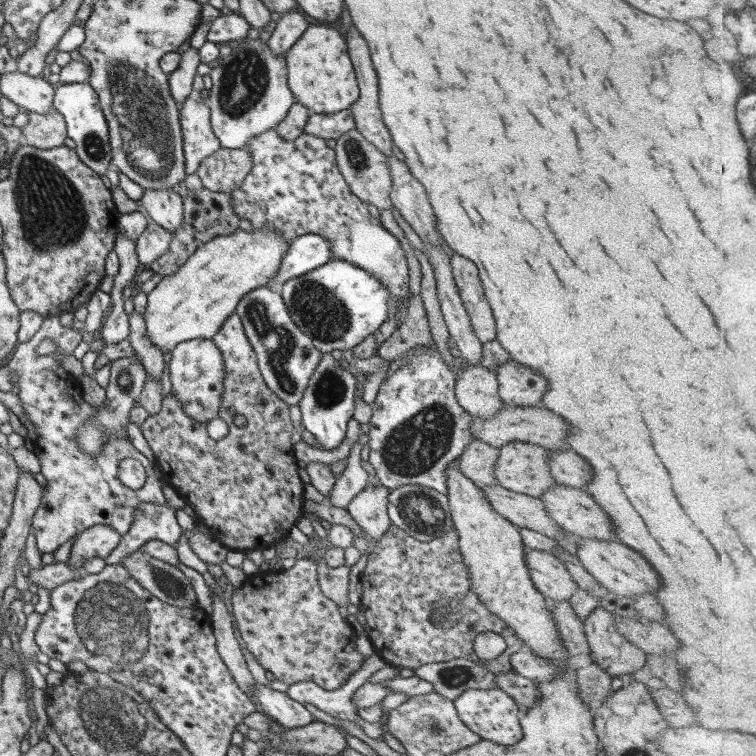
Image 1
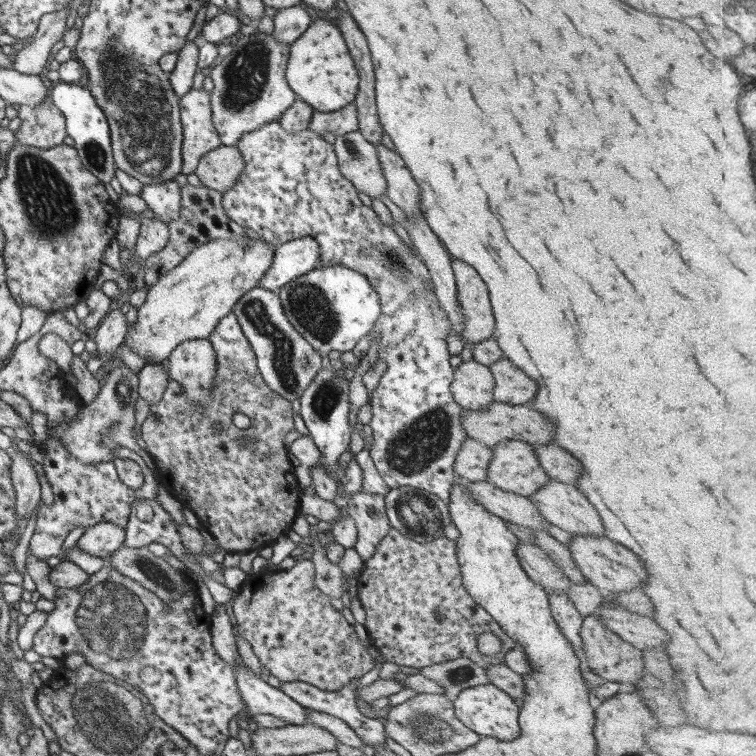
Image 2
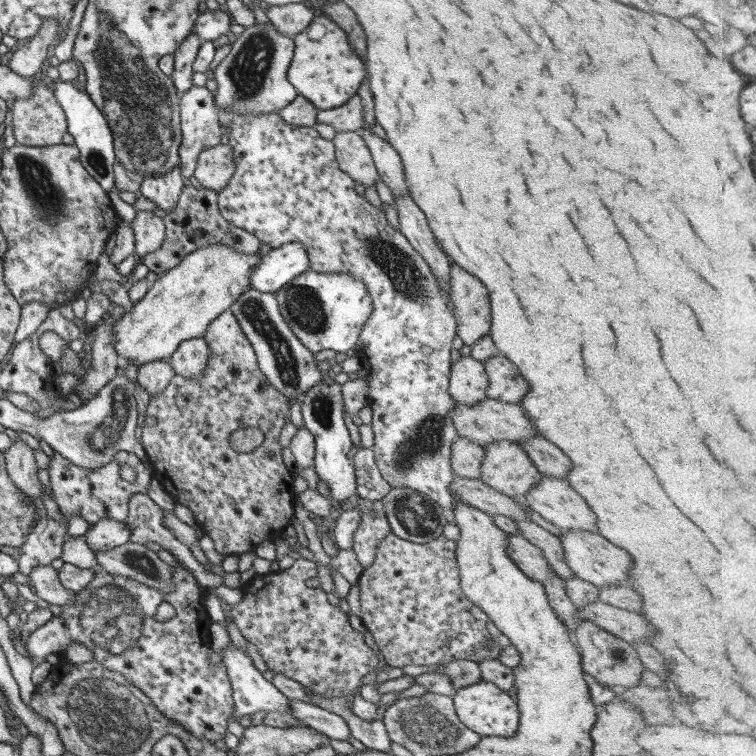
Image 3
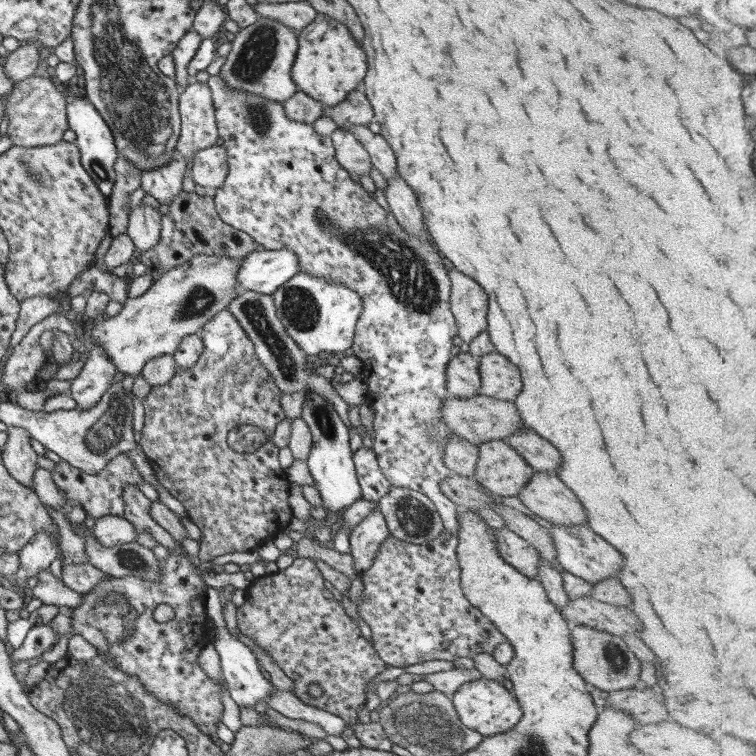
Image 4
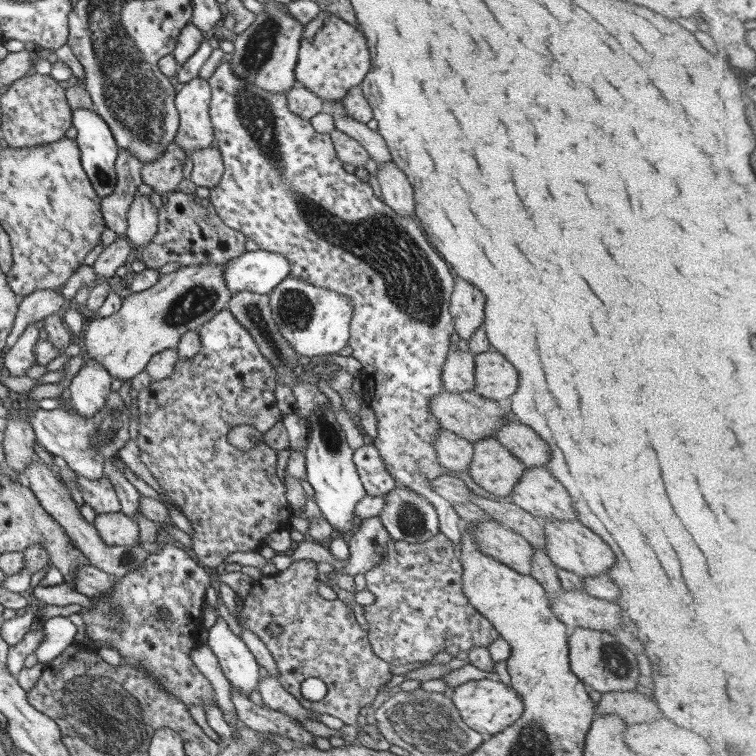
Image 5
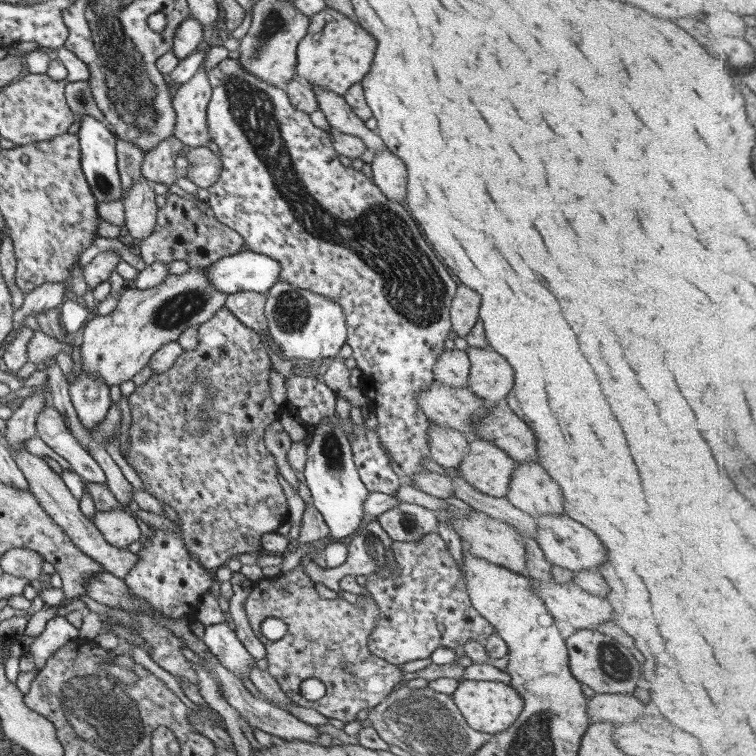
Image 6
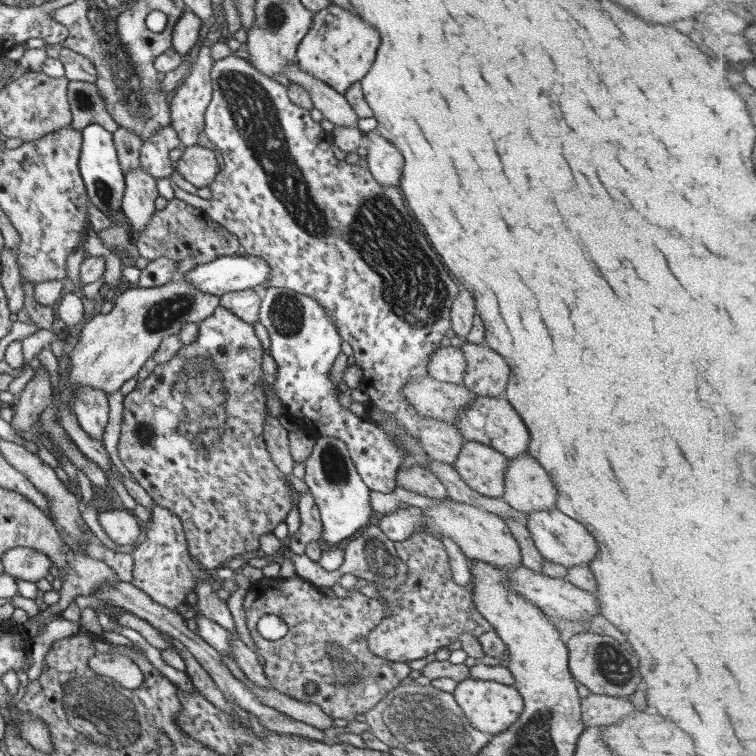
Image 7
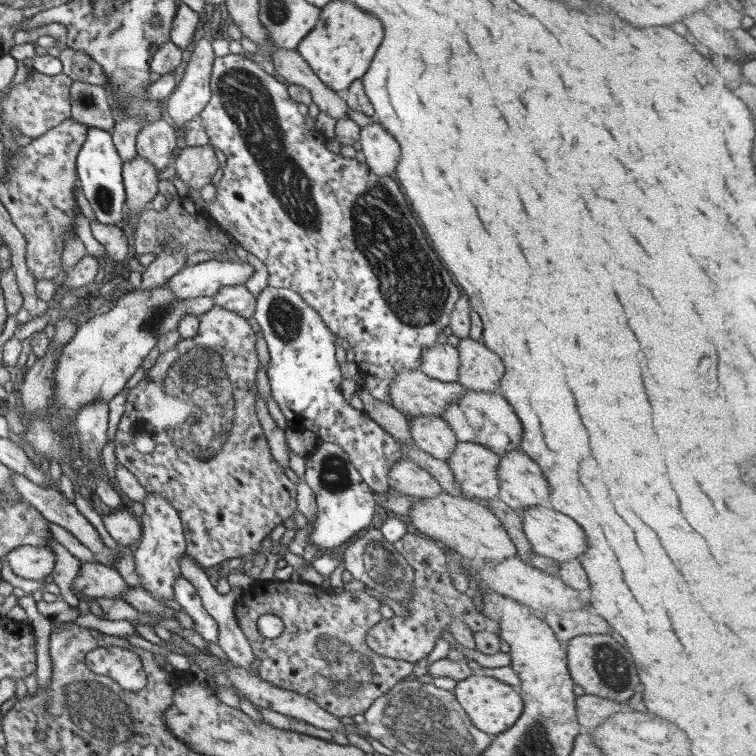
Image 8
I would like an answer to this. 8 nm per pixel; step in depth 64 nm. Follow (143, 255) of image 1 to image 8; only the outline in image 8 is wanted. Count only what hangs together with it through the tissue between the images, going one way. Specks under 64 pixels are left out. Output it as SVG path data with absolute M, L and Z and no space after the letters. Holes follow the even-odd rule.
M135 154L129 161L121 165L122 186L125 192L125 204L129 209L130 218L134 220L141 211L150 208L151 200L158 193L156 168Z

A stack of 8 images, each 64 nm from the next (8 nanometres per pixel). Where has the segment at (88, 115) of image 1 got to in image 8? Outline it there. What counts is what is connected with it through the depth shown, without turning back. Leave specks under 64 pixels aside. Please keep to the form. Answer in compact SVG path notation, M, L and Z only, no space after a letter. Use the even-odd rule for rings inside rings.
M95 127L87 128L83 144L76 156L75 173L77 173L78 188L93 211L93 216L99 224L117 224L121 220L125 192L122 186L121 157L112 143L110 131Z

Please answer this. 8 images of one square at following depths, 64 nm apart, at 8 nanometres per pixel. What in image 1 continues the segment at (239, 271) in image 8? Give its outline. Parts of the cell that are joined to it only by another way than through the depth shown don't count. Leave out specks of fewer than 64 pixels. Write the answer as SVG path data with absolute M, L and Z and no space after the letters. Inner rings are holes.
M303 234L289 241L285 255L267 287L277 289L286 280L313 270L329 260L329 242L319 234Z

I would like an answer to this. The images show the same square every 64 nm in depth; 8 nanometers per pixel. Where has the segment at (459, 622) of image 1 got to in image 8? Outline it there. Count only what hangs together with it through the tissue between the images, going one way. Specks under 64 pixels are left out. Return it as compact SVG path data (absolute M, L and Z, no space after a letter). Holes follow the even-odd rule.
M406 533L393 543L393 547L413 569L414 594L409 601L401 603L409 612L408 616L381 619L366 632L365 642L372 652L385 658L414 664L427 657L435 640L442 638L443 631L449 632L449 621L459 620L473 633L485 628L485 616L476 610L471 600L463 594L463 589L459 592L452 583L445 563L444 548L438 542L425 536Z

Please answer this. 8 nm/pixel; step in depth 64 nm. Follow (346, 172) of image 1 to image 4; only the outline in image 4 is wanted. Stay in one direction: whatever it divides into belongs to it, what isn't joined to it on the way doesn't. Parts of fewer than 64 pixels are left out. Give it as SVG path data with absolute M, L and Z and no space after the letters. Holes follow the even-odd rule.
M337 128L329 137L334 148L335 160L347 173L358 176L368 174L372 168L370 158L351 132Z

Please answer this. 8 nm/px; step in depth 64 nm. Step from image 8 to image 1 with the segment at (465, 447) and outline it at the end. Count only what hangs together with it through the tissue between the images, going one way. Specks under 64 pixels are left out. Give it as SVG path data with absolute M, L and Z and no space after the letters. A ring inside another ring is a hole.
M511 441L499 448L493 467L495 483L511 492L537 497L555 485L549 472L549 451L536 444Z

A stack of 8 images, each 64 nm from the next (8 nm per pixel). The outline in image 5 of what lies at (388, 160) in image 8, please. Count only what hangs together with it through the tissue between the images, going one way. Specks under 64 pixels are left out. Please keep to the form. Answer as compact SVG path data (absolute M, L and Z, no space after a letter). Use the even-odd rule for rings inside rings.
M392 160L377 164L376 178L383 202L399 215L416 220L412 188L397 165Z

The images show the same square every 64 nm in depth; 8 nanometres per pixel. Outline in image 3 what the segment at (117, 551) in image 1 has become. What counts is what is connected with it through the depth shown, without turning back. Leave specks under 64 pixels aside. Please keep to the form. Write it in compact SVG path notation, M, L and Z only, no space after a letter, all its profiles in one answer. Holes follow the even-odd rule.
M133 493L133 495L129 495L127 506L125 524L131 532L129 542L142 545L146 542L153 542L155 545L159 545L161 549L170 553L175 561L185 566L192 576L195 577L195 581L204 589L221 588L224 582L223 577L212 574L207 567L199 564L191 555L188 547L180 544L164 527L162 527L161 518L163 512L145 493Z

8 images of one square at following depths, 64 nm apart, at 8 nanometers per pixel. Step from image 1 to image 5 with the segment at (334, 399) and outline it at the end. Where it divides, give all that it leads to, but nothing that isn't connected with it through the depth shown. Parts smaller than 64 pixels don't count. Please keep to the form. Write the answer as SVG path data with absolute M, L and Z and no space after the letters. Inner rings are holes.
M315 408L315 412L311 412L306 420L311 429L307 446L303 451L305 479L313 488L314 502L332 530L339 534L354 530L358 522L353 514L353 508L357 501L366 495L352 461L354 450L347 445L345 435L336 422L332 409Z

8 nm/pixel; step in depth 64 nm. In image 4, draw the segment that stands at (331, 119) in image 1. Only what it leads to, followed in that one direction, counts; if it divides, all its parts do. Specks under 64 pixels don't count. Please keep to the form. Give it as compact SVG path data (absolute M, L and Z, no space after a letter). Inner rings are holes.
M360 88L349 92L341 103L329 110L328 114L340 128L346 128L349 125L363 126L374 117L371 106Z

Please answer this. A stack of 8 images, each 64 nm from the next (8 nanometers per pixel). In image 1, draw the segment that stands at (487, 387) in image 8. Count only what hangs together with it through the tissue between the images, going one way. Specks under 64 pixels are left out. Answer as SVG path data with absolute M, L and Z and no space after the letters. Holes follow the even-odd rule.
M507 360L497 367L496 380L499 400L503 402L503 405L513 407L538 406L541 402L541 395L545 394L545 389L547 389L547 382L545 382L543 376L539 376L533 370L529 370L529 368L511 360Z

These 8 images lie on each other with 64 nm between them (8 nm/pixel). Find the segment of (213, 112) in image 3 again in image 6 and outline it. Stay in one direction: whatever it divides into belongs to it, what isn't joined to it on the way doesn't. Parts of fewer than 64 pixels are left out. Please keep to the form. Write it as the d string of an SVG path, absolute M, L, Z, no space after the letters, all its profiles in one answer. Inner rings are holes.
M204 64L181 84L170 100L174 111L173 136L184 144L185 149L197 148L208 140L206 107L211 96Z

